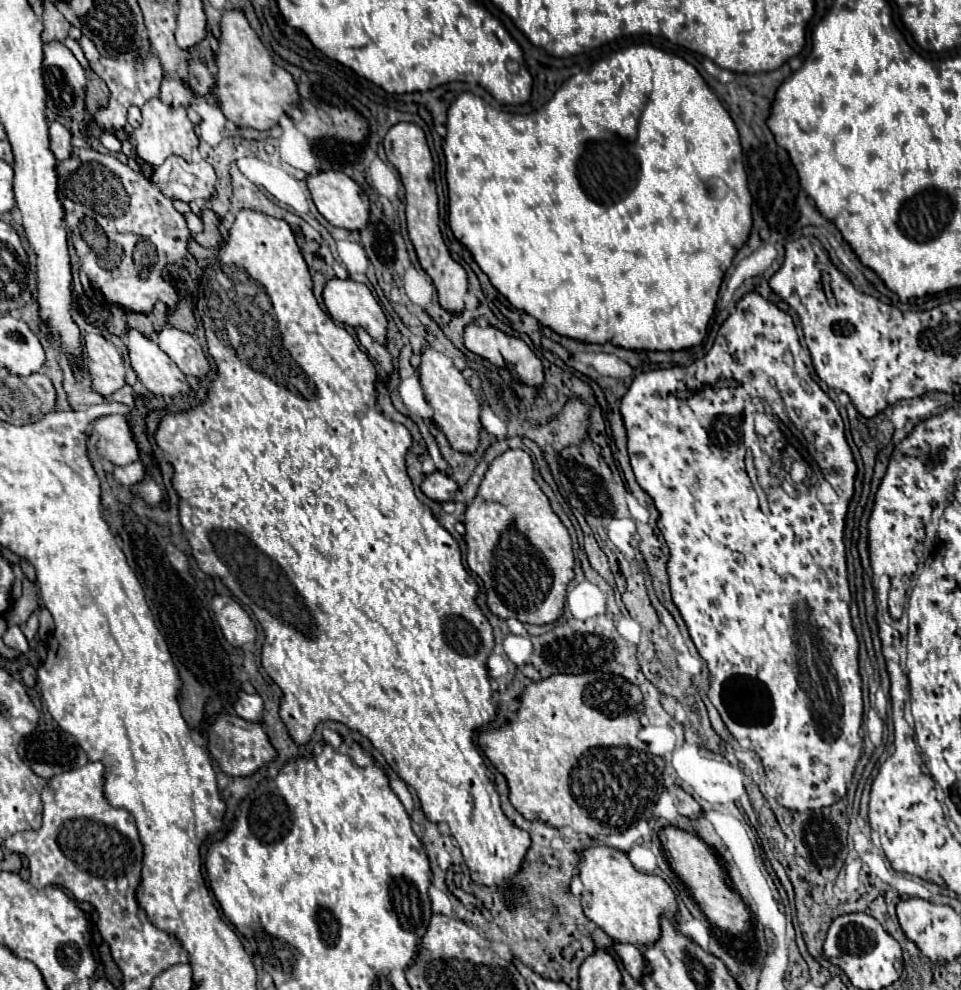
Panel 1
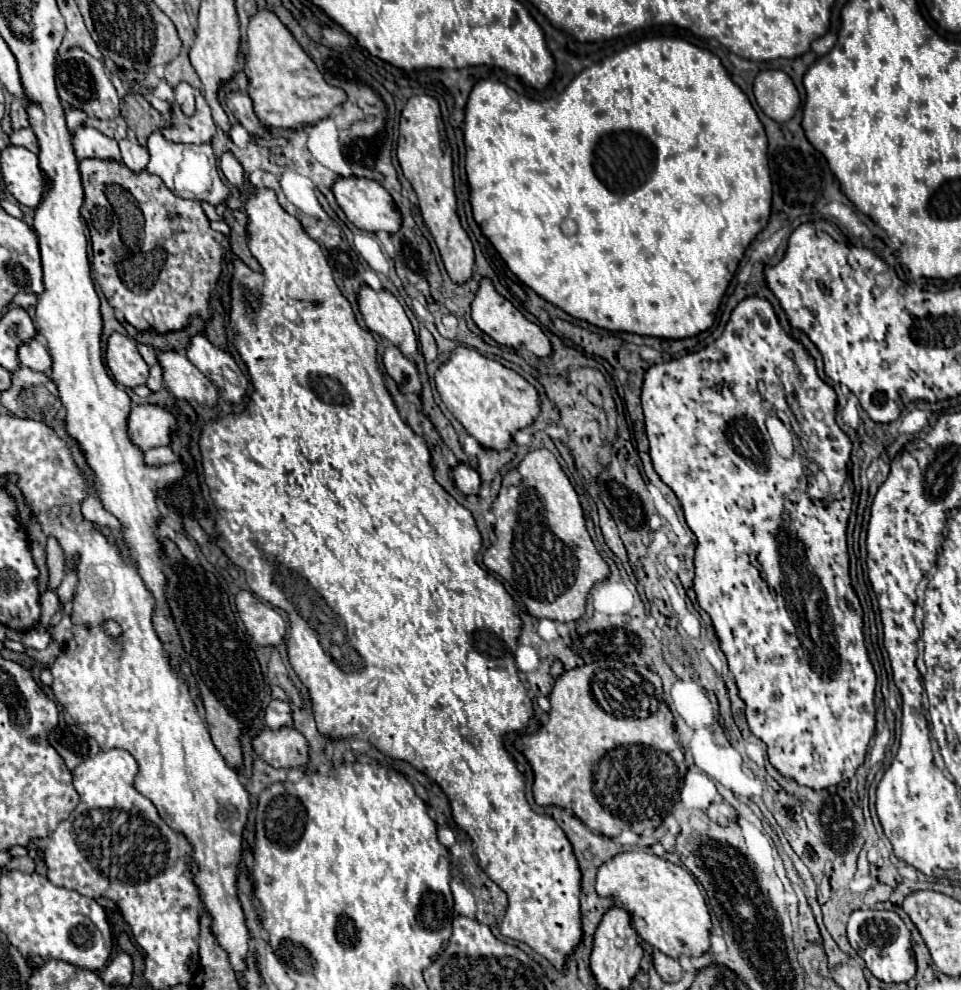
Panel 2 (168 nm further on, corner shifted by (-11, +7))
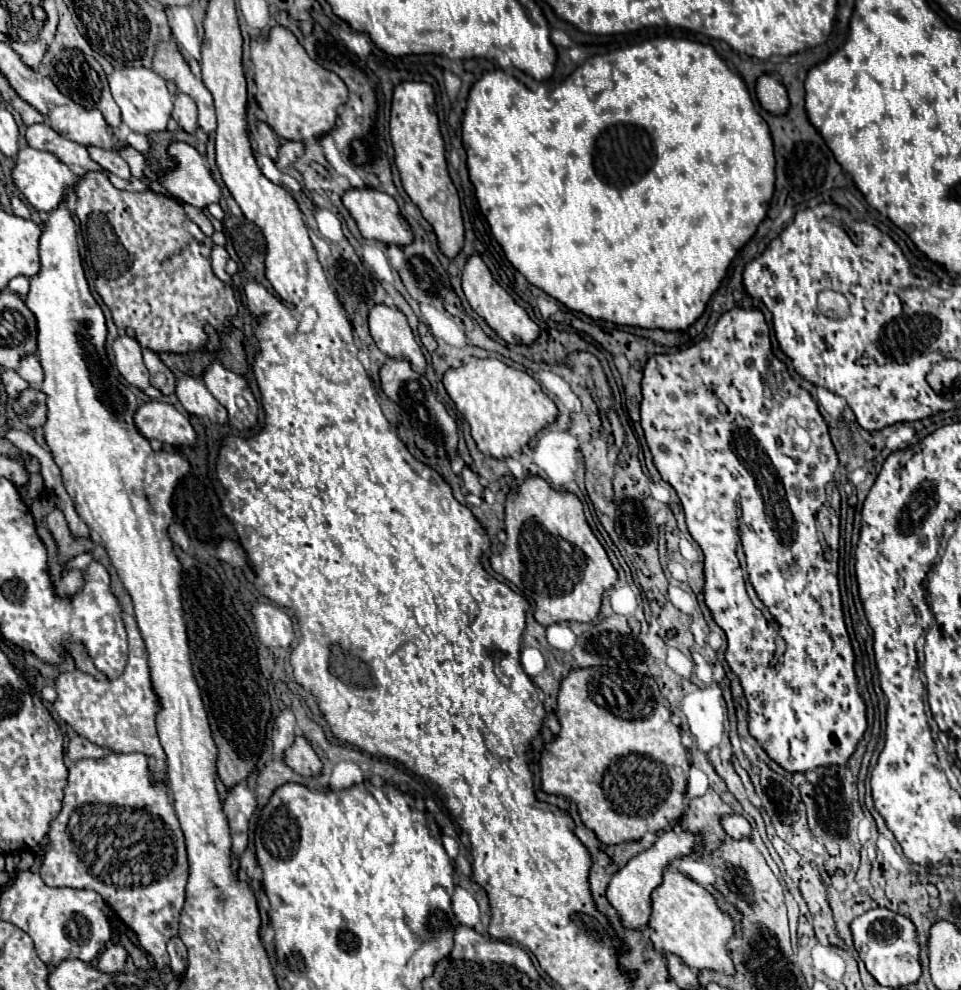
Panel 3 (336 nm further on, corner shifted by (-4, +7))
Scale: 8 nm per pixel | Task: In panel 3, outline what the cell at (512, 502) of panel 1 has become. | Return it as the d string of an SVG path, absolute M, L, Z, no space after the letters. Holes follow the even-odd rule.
M541 476L525 478L525 482L505 500L505 534L507 540L503 544L503 550L489 558L491 568L507 578L523 596L531 594L531 600L535 600L535 620L539 624L549 626L563 620L591 622L597 618L601 594L603 590L613 586L613 582L617 580L617 570L613 570L607 552L591 532L583 514L583 504L573 492L553 490Z

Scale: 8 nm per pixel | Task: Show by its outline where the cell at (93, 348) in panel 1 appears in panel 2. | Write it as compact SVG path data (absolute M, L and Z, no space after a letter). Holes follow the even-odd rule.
M112 334L106 348L106 364L114 380L122 386L136 388L148 380L148 364L140 356L136 342L122 334Z

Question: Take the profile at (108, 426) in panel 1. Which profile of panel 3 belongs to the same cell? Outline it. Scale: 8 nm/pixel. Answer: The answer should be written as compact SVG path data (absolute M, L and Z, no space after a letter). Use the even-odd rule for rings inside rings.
M145 402L135 412L135 426L147 440L159 440L173 446L193 446L195 430L189 418L165 402Z

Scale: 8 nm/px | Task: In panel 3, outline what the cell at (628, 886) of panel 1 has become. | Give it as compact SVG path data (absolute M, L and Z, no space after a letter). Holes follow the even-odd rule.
M667 866L663 870L663 882L651 894L649 938L659 952L671 952L683 960L685 966L697 970L717 970L733 974L733 962L727 952L727 942L733 936L733 922L725 916L715 898L697 882L681 874L677 868Z

